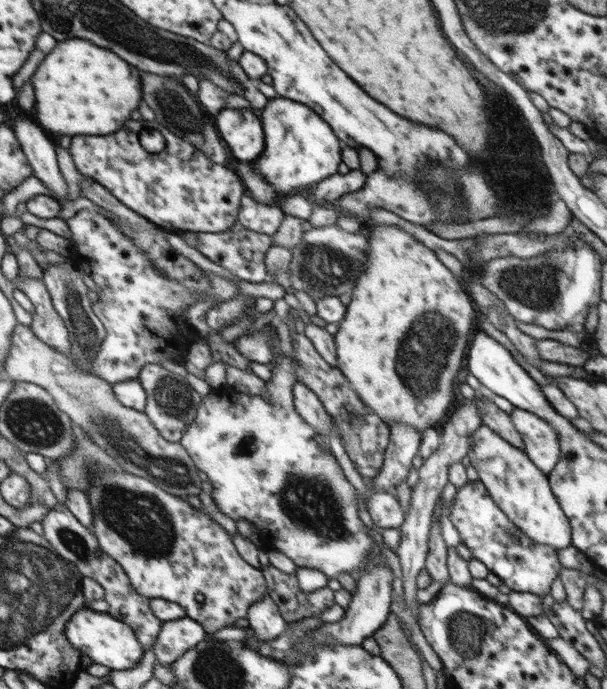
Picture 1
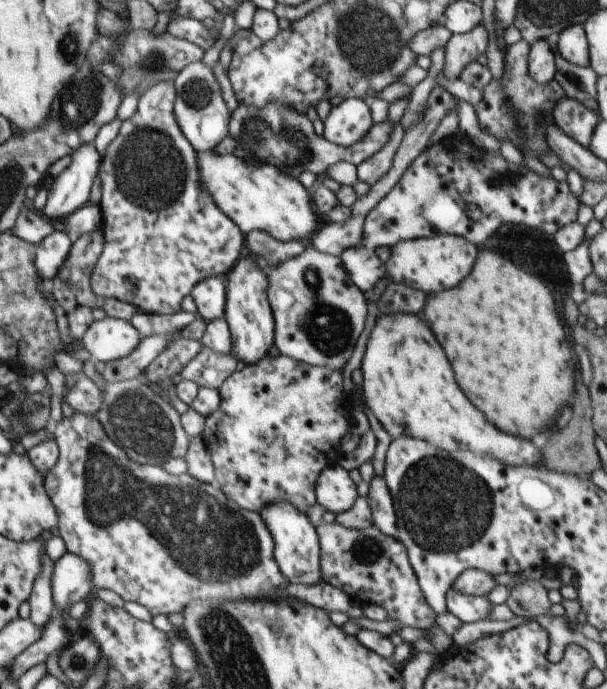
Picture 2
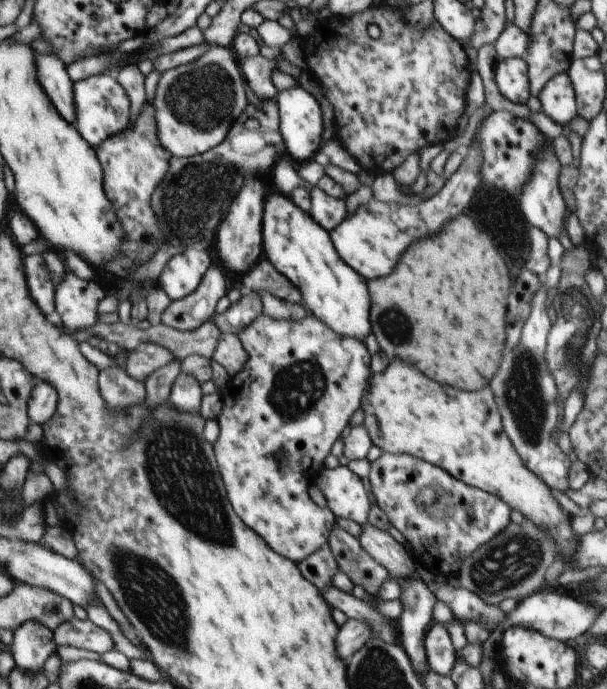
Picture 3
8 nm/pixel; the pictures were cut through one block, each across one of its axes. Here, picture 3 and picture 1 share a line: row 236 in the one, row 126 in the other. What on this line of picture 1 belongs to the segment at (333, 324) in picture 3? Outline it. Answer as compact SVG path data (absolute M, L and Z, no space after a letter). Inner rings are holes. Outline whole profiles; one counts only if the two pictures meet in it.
M277 96L269 99L258 115L262 118L266 142L263 153L249 163L256 174L262 175L276 189L279 200L305 194L318 182L337 174L343 144L316 111L301 102Z

